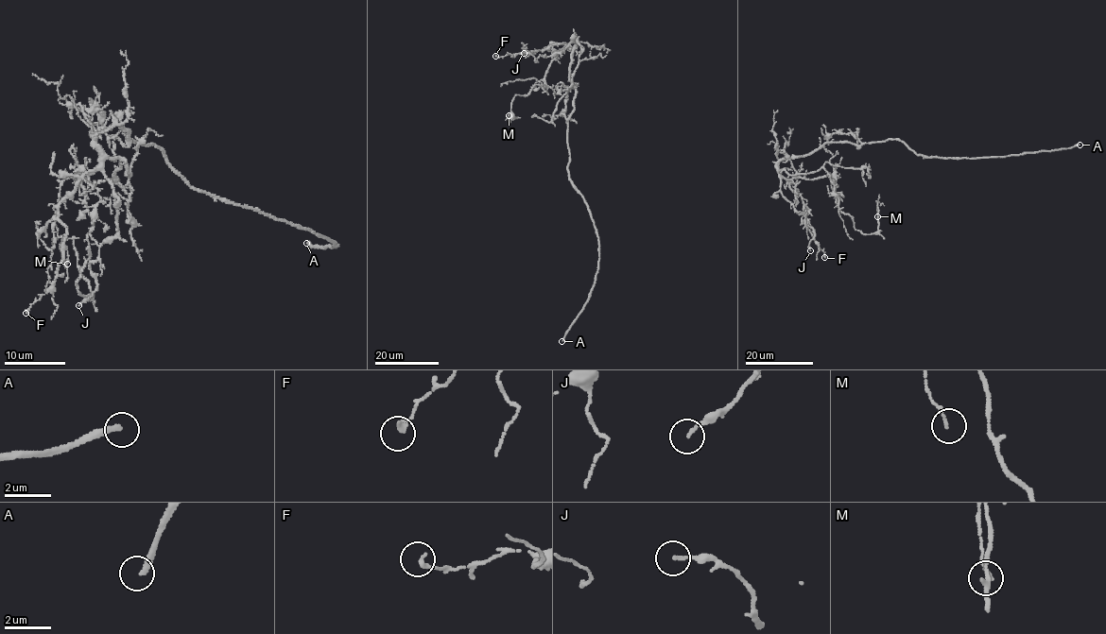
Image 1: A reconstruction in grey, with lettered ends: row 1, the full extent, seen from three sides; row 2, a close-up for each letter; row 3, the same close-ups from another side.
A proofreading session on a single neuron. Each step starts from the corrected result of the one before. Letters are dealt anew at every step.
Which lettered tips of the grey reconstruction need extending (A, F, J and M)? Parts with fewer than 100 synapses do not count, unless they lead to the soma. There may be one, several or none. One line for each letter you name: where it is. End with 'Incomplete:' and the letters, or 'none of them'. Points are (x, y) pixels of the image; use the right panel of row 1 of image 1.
A: at (1080, 145)
Incomplete: A

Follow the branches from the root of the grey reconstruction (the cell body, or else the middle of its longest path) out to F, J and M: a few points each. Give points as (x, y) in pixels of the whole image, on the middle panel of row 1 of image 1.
F: (574, 108), (575, 87), (569, 75), (575, 41), (537, 51), (495, 56)
J: (574, 108), (575, 87), (569, 75), (575, 41), (563, 51), (540, 56), (536, 61), (529, 53), (524, 53)
M: (574, 108), (575, 40), (550, 63), (544, 86), (514, 96), (511, 114), (517, 118), (509, 115)

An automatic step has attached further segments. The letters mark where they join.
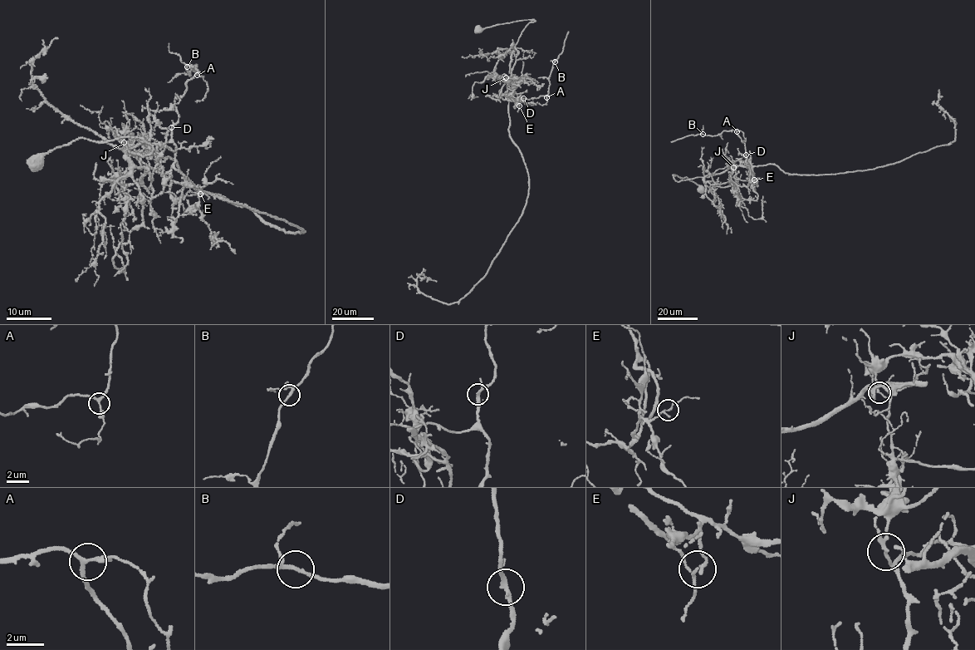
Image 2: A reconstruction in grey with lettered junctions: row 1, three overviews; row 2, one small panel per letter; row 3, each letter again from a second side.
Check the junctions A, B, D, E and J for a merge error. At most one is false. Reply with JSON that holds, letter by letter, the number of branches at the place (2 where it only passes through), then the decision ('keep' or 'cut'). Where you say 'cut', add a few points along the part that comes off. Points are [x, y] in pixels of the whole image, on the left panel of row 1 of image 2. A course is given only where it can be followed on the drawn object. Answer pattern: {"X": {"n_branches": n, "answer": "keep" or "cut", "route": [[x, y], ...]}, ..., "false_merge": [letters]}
{"A": {"n_branches": 3, "answer": "keep"}, "B": {"n_branches": 3, "answer": "keep"}, "D": {"n_branches": 3, "answer": "keep"}, "E": {"n_branches": 3, "answer": "keep"}, "J": {"n_branches": 3, "answer": "cut", "route": [[124, 142], [171, 140], [174, 100], [196, 71], [186, 68], [196, 65], [200, 73]]}, "false_merge": ["J"]}

